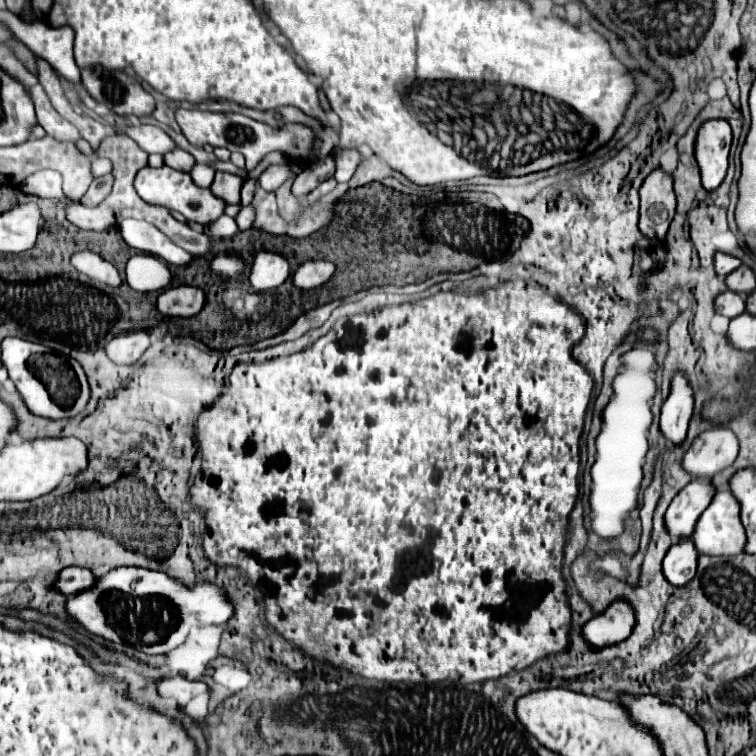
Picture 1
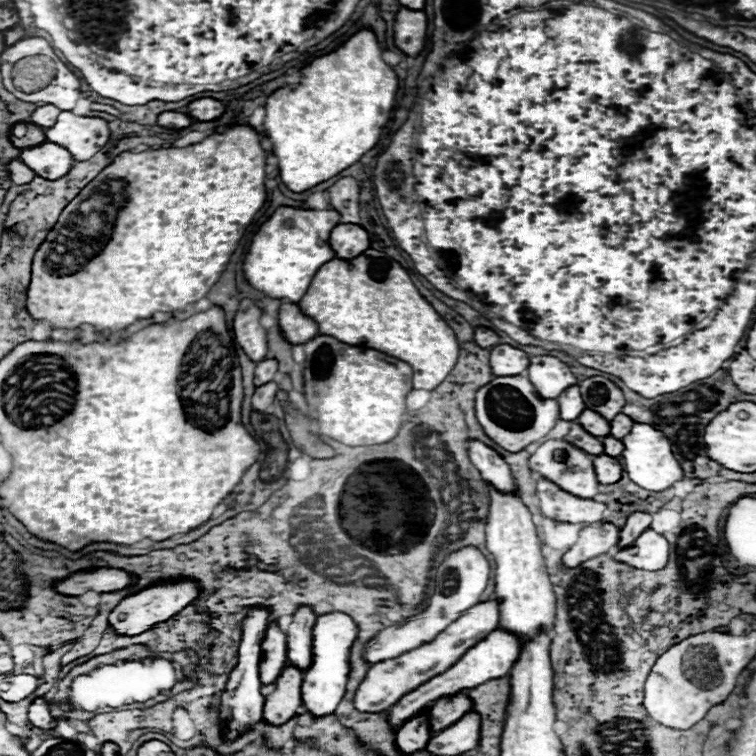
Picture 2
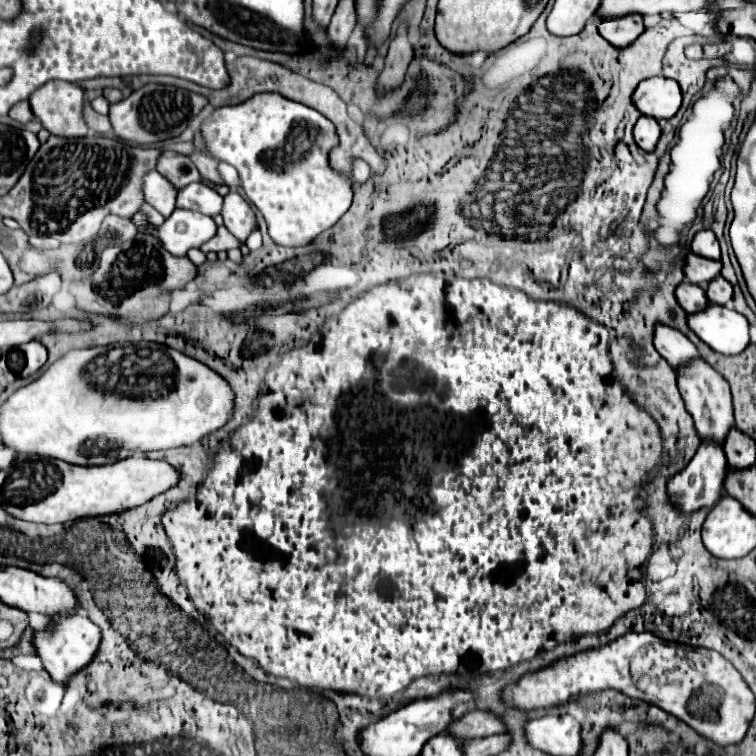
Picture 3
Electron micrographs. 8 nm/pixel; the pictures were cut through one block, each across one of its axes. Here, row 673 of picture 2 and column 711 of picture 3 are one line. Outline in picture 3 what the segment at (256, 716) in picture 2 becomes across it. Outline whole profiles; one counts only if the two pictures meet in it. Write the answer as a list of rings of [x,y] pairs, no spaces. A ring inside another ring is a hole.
[[[702,230],[694,236],[692,244],[690,244],[692,252],[698,254],[698,256],[704,256],[704,258],[712,258],[712,260],[720,260],[720,246],[718,246],[718,240],[714,236],[712,230]]]

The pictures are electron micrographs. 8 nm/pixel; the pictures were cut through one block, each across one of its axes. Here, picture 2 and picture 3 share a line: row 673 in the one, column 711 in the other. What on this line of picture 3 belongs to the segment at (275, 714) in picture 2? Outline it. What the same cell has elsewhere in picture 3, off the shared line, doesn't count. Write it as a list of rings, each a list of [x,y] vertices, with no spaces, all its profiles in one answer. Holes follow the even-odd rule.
[[[722,276],[720,278],[714,278],[706,290],[706,296],[712,304],[720,304],[720,306],[726,306],[730,300],[732,300],[732,284],[728,280],[724,280]]]

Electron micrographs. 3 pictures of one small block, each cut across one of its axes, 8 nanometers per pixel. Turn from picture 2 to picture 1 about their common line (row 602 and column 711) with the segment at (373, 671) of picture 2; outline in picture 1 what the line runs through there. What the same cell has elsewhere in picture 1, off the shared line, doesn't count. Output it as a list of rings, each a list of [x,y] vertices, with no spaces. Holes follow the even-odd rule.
[[[694,478],[688,486],[684,486],[676,494],[666,512],[666,528],[674,540],[682,536],[692,536],[696,520],[706,510],[714,494],[716,488],[712,480],[700,480],[700,478]]]

